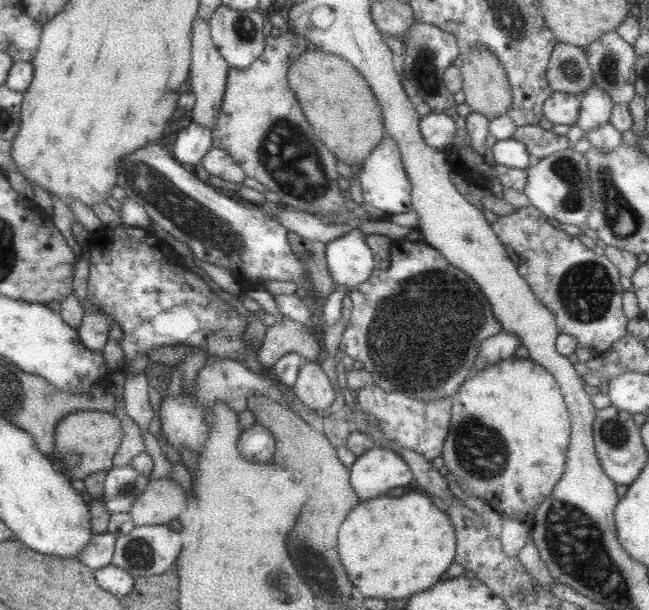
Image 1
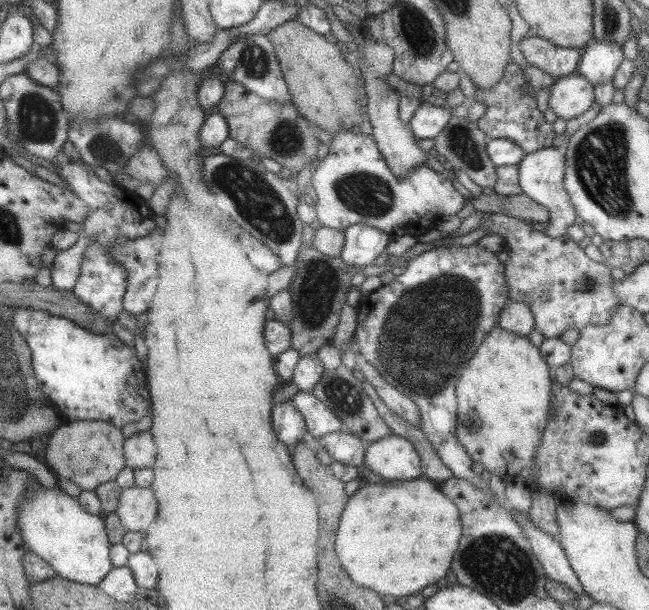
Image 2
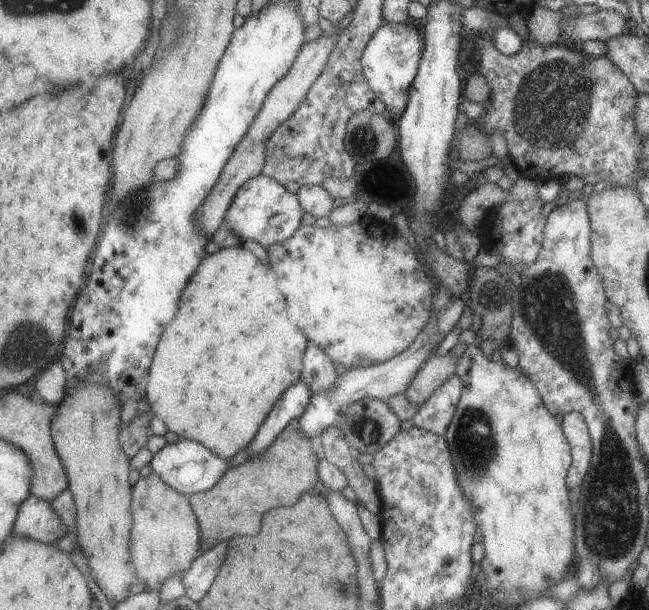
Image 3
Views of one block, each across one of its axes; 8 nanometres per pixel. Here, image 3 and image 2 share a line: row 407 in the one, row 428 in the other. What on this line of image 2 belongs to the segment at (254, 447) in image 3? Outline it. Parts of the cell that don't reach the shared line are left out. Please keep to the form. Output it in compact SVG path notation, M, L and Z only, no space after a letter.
M292 399L274 405L272 429L276 431L278 439L289 446L294 446L298 440L308 437L306 421L296 406L292 405Z

